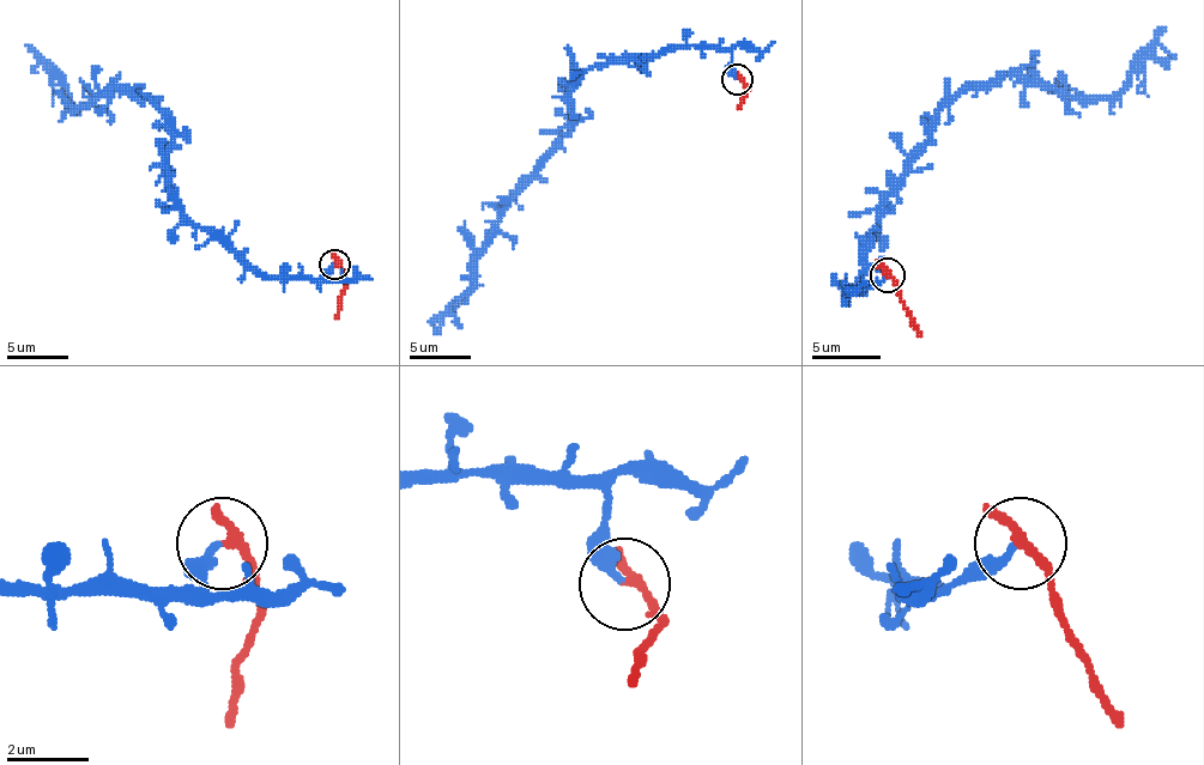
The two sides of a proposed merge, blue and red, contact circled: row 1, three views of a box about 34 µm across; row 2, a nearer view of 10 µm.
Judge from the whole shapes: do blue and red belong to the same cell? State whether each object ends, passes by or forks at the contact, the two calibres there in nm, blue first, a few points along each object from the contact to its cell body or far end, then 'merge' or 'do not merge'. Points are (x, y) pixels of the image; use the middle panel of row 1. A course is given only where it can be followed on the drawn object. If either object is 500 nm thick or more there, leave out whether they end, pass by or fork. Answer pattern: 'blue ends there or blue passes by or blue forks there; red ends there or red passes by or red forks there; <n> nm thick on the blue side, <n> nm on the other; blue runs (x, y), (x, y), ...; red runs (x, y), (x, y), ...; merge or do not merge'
blue ends there; red passes by; 240 nm thick on the blue side, 200 nm on the other; blue runs (738, 78), (728, 50), (667, 44), (588, 70), (570, 90), (574, 123), (434, 333); red runs (738, 78), (746, 87), (738, 109); do not merge

